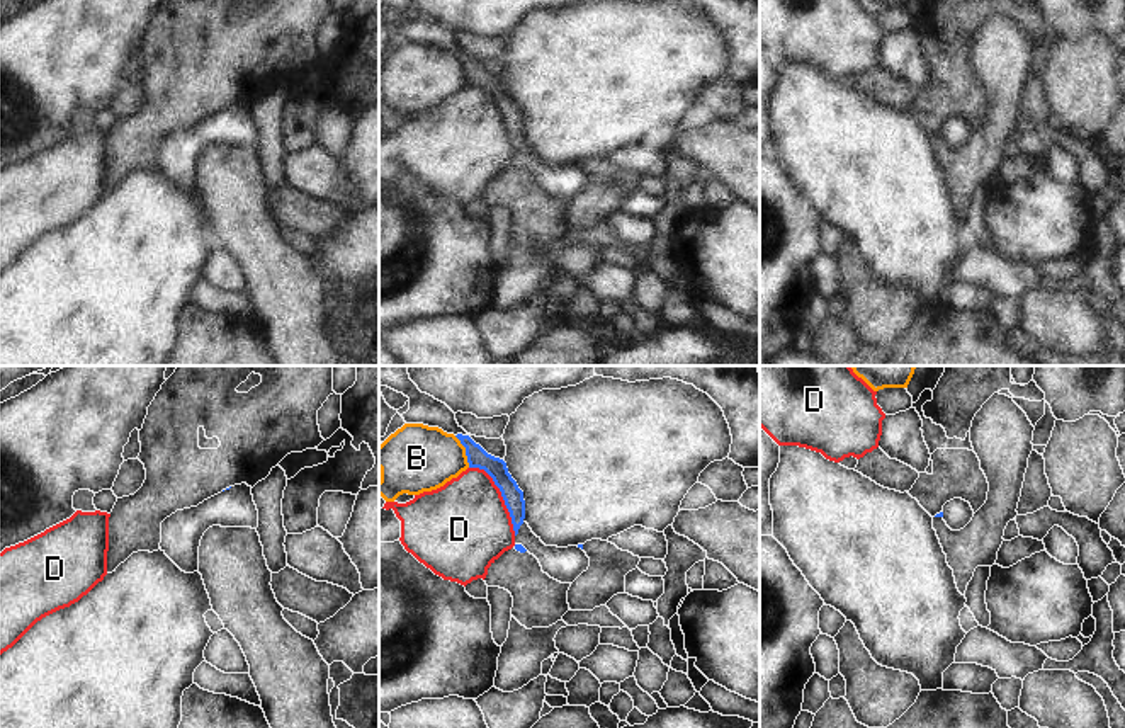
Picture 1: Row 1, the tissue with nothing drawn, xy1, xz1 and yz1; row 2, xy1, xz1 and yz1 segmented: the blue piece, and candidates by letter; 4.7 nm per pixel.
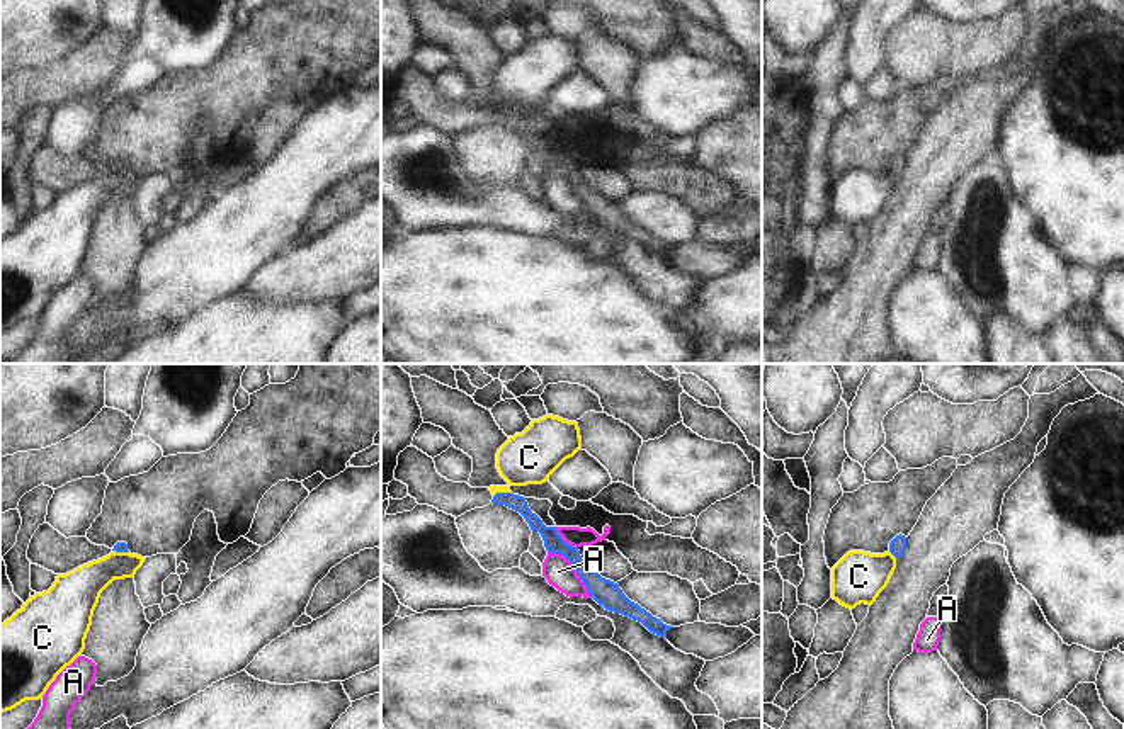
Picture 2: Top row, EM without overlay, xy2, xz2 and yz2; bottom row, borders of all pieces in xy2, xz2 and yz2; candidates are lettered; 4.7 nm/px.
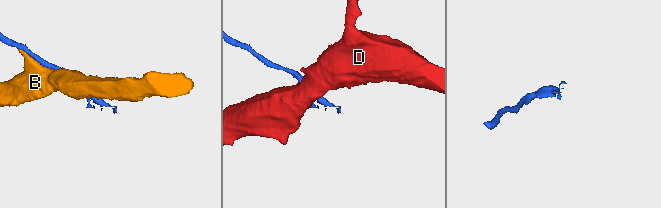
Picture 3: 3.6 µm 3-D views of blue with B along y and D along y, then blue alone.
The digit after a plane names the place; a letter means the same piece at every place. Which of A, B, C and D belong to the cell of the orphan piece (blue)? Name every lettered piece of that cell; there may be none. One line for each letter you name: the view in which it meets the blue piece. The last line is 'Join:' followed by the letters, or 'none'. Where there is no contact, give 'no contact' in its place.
Join: none

